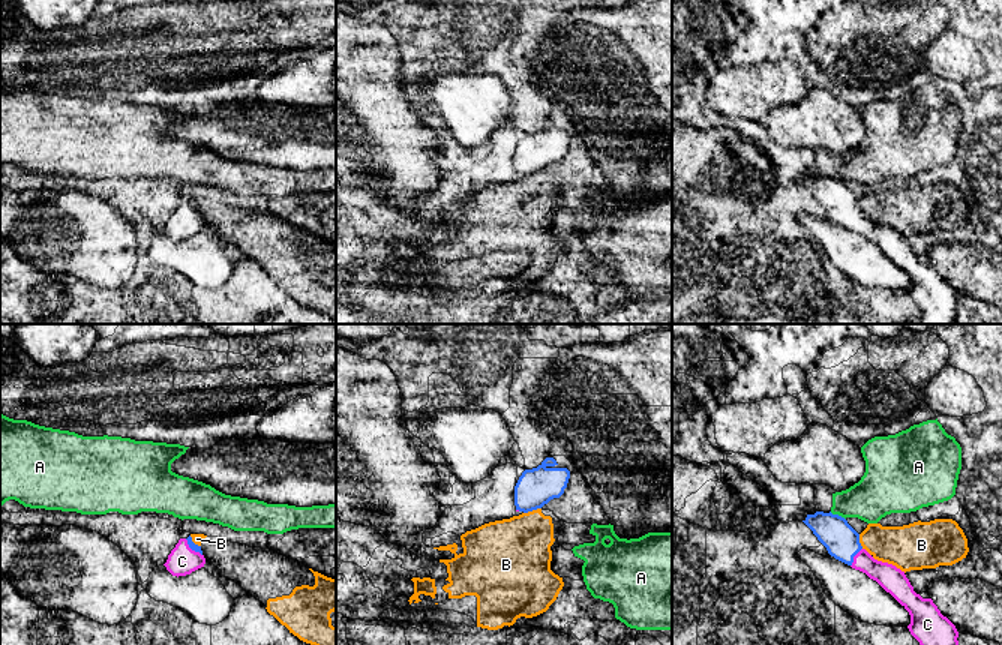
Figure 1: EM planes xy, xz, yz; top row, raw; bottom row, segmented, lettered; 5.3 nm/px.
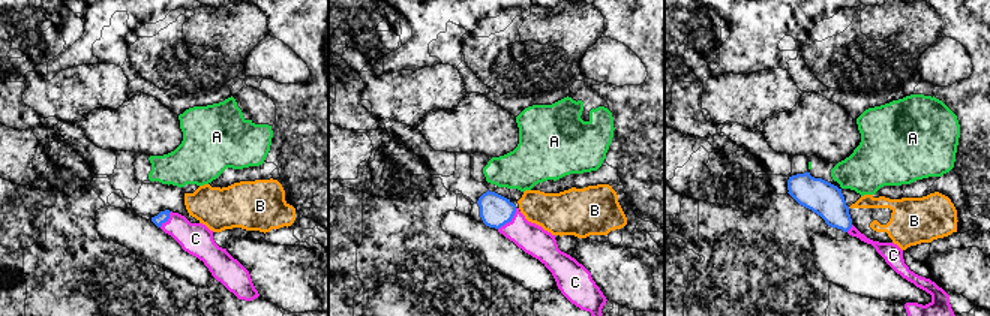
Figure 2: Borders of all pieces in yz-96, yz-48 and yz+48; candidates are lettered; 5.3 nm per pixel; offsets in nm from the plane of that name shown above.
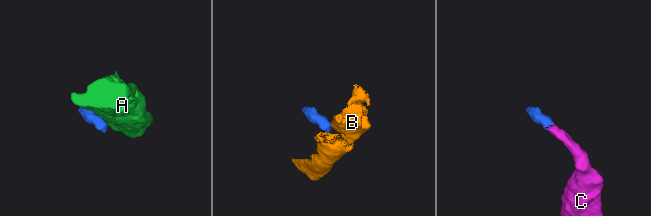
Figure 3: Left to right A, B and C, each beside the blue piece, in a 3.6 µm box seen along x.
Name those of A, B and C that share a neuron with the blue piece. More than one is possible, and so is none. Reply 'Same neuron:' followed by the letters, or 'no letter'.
Same neuron: C

